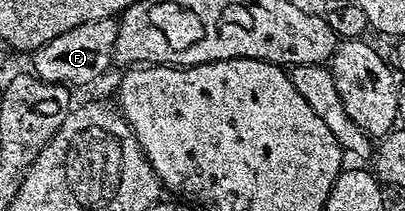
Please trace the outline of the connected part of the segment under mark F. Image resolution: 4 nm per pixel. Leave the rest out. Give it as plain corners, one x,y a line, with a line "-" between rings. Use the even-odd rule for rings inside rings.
111,17
100,18
84,22
80,26
72,26
72,30
64,30
52,42
48,42
43,48
33,53
33,75
48,84
90,84
98,80
114,60
114,42
118,33
118,20

